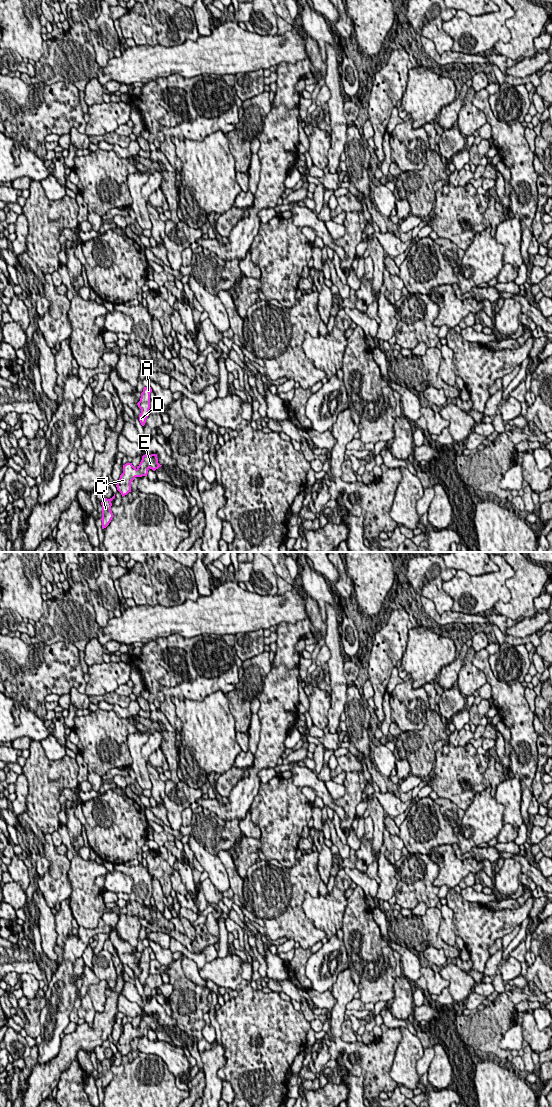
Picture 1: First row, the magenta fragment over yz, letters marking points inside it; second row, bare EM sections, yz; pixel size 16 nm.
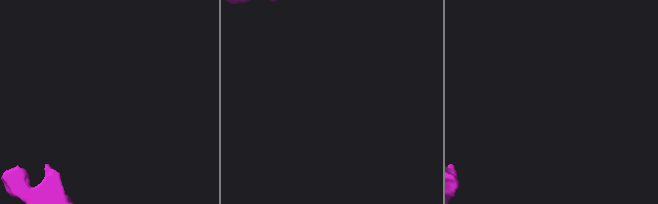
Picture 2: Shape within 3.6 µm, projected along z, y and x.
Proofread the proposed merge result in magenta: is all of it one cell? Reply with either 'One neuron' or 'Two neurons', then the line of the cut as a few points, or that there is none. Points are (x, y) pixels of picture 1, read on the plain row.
One neuron. No split

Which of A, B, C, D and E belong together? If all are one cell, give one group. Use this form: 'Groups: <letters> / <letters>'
Groups: A B C D E

